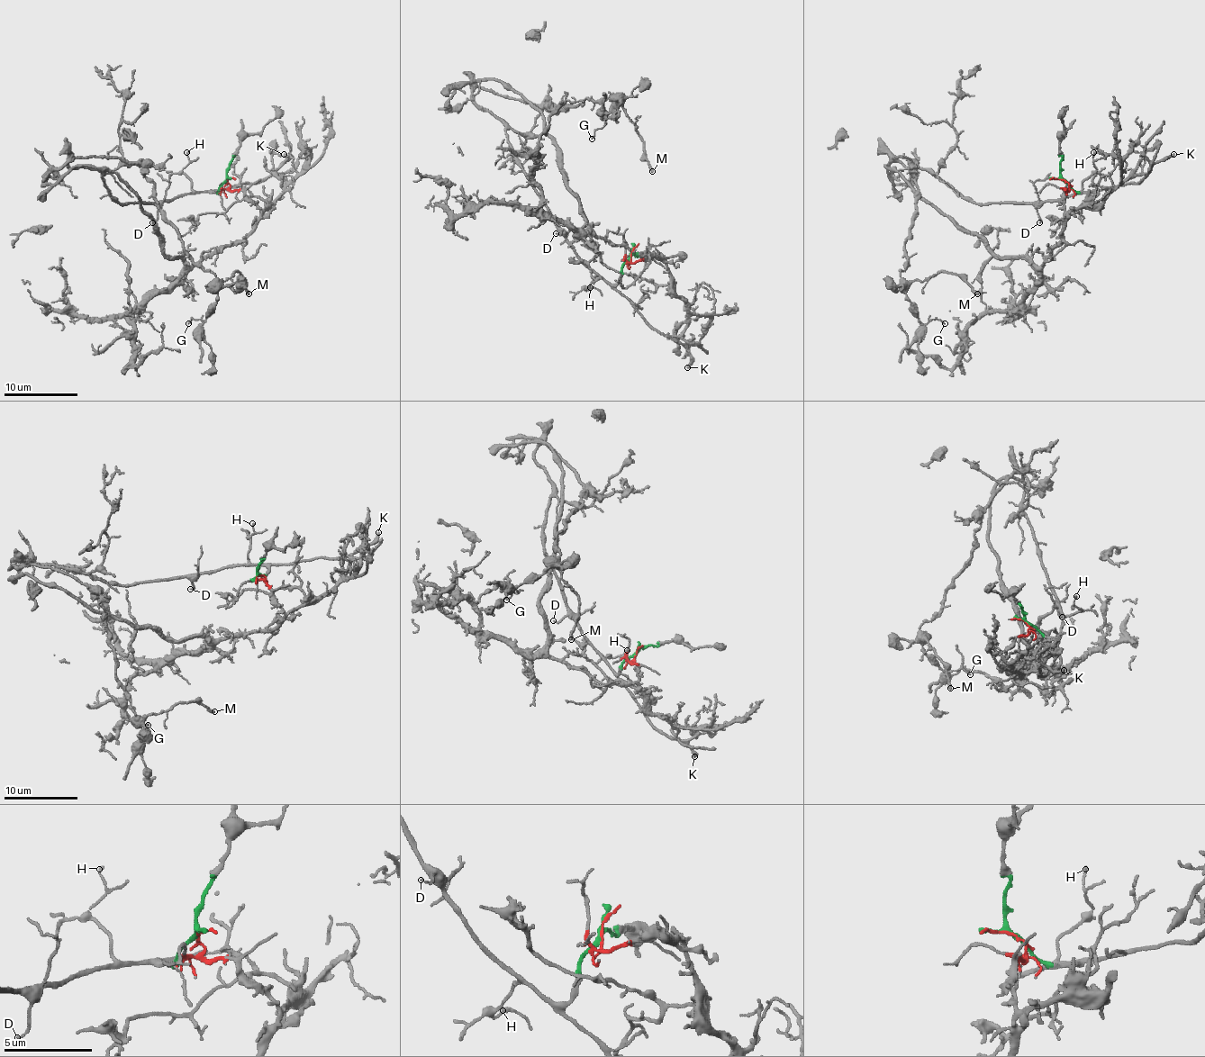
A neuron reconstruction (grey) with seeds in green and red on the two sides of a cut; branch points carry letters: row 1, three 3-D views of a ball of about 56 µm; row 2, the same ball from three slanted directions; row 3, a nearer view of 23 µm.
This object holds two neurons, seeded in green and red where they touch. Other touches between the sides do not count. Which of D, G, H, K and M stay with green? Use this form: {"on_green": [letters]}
{"on_green": ["D", "G", "H", "K", "M"]}

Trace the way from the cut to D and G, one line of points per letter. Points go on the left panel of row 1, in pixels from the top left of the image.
D: (228, 177), (217, 193), (185, 193), (164, 202), (158, 209), (158, 218), (153, 221)
G: (228, 177), (122, 203), (97, 168), (68, 165), (138, 163), (215, 275), (212, 314), (187, 323)

